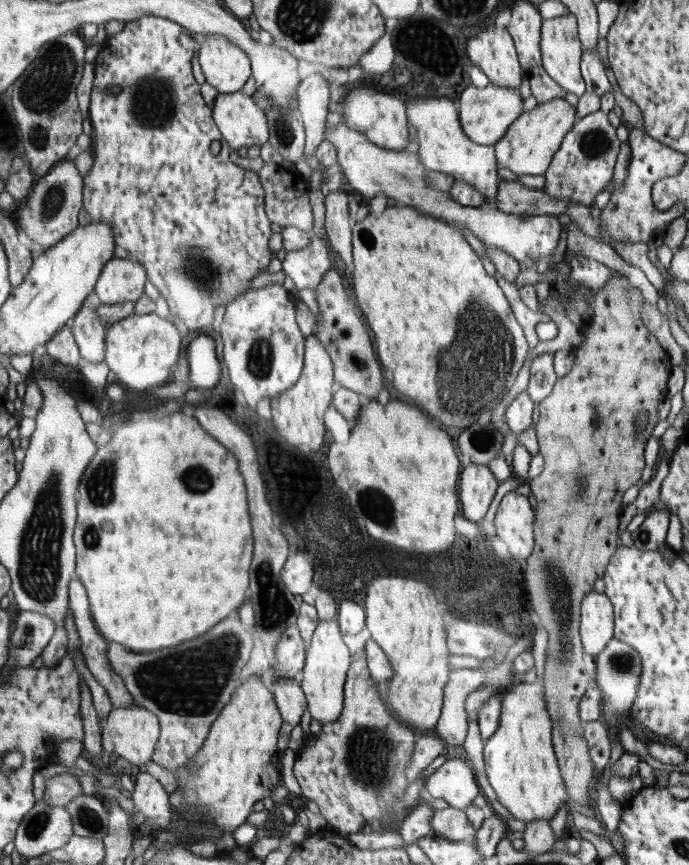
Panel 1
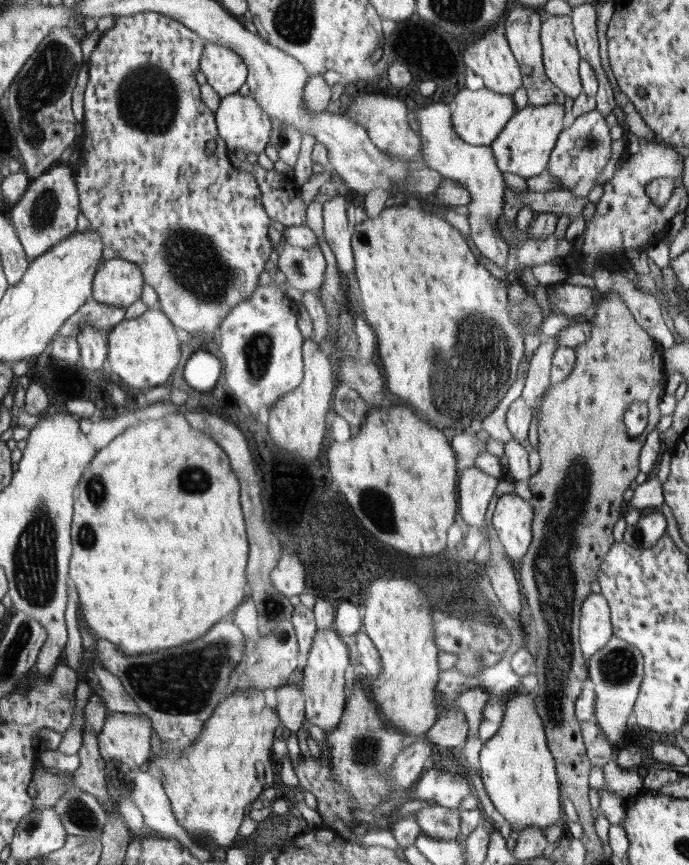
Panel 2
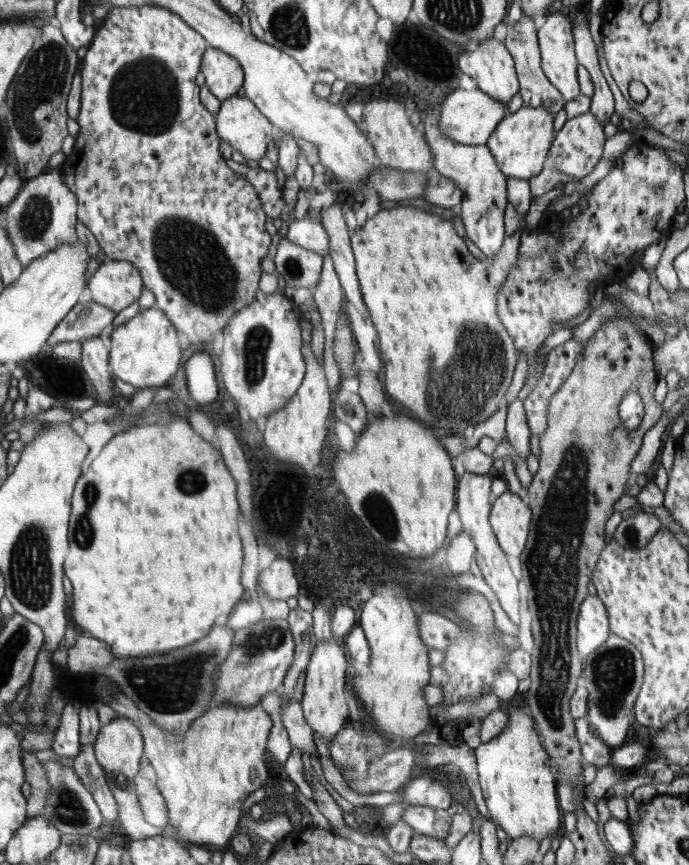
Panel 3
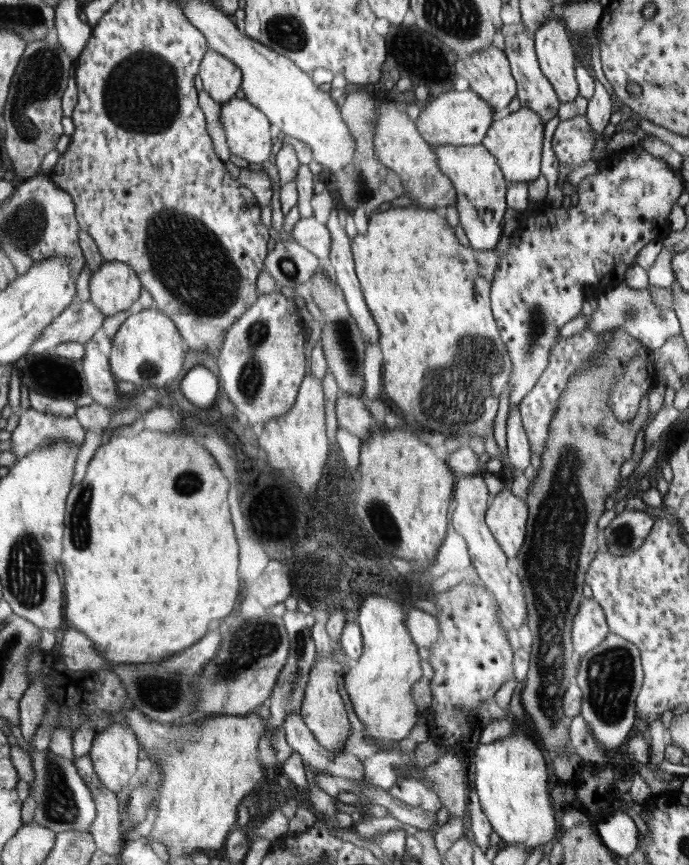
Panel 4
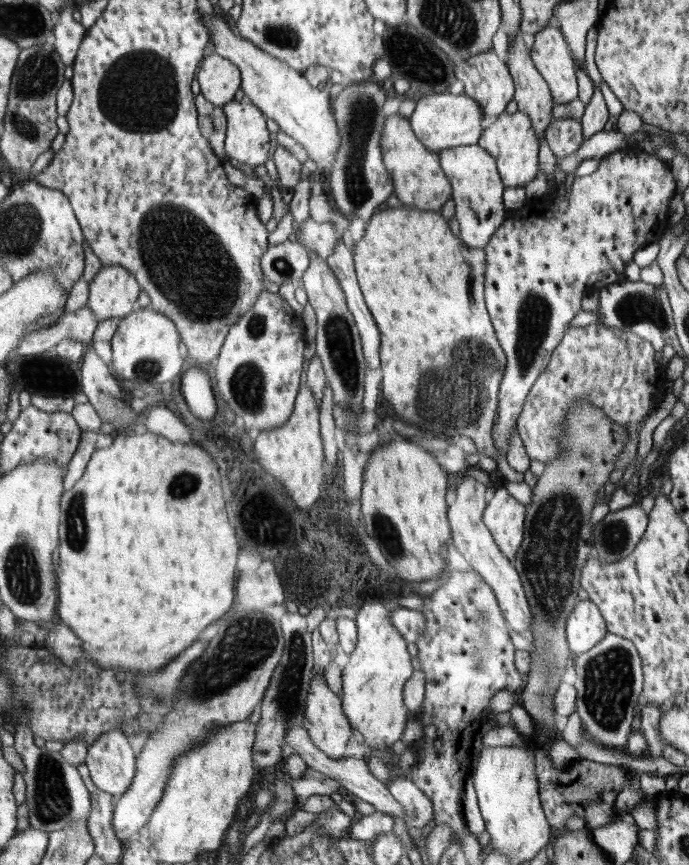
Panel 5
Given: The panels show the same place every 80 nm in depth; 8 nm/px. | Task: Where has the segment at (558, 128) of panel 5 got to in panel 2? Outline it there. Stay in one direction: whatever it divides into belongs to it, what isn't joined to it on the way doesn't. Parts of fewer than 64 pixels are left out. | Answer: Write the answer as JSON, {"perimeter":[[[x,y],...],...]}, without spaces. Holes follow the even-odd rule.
{"perimeter":[[[596,109],[575,117],[574,122],[567,124],[558,135],[556,146],[551,152],[547,169],[552,176],[559,180],[558,190],[567,189],[574,196],[586,197],[596,186],[596,178],[602,174],[604,166],[612,156],[612,138],[610,126],[605,116]]]}

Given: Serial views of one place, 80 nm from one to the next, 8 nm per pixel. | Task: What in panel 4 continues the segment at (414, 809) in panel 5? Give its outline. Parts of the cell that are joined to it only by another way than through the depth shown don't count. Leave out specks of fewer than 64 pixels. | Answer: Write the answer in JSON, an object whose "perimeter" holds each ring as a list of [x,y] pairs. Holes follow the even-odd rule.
{"perimeter":[[[422,779],[400,780],[388,791],[396,800],[412,808],[422,808],[424,812],[437,813],[442,808],[437,792]]]}

